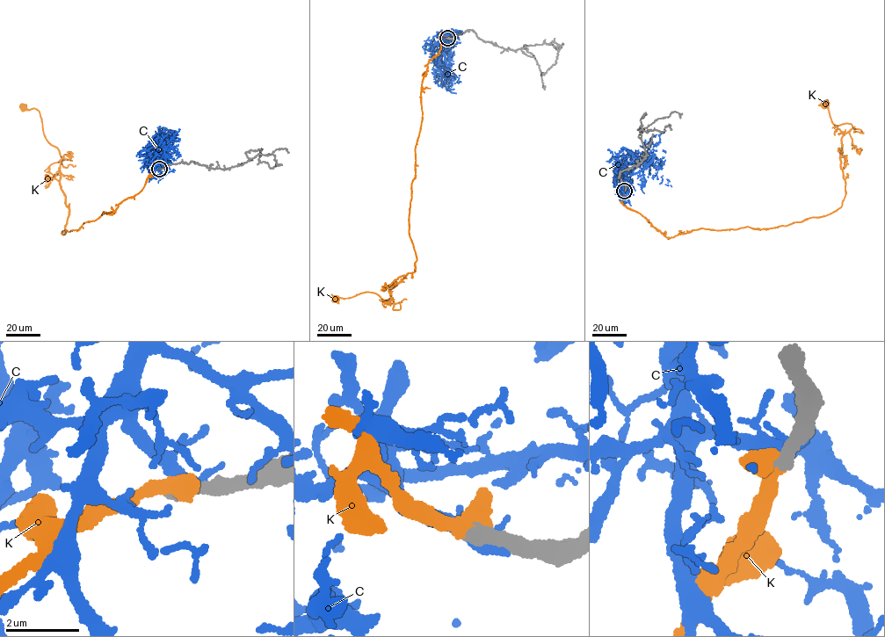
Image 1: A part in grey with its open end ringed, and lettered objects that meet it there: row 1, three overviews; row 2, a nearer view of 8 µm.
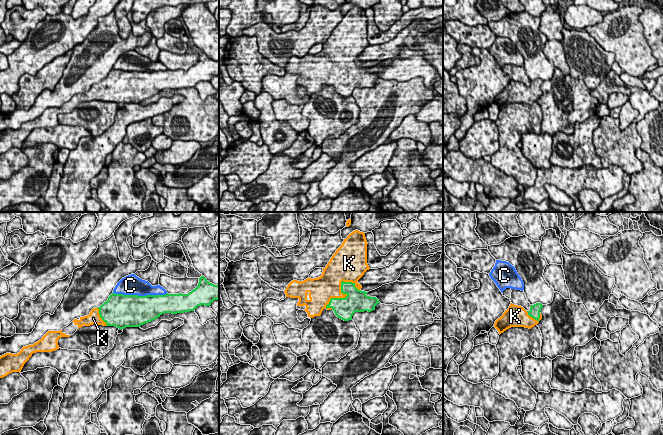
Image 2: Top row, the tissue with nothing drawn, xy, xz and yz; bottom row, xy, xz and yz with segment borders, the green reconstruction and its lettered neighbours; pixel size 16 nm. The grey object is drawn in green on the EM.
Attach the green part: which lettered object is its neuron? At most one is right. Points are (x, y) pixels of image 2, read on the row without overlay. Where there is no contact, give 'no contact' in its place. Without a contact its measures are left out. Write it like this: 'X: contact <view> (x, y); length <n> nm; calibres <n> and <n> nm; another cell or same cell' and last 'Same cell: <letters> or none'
C: contact xy (140, 72); length 900 nm; calibres 500 and 320 nm; another cell
K: contact xz (345, 69); length 650 nm; calibres 360 and 320 nm; same cell
Same cell: K

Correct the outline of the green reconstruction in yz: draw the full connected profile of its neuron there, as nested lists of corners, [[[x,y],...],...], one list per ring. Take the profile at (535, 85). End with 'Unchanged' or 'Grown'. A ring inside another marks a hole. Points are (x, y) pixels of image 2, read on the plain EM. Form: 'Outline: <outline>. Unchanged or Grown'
Outline: [[[511,79],[503,91],[495,97],[494,103],[498,106],[499,110],[511,103],[531,105],[542,95],[540,89],[542,83],[541,79],[536,79],[530,82],[529,87],[526,87],[523,83]]]. Grown

